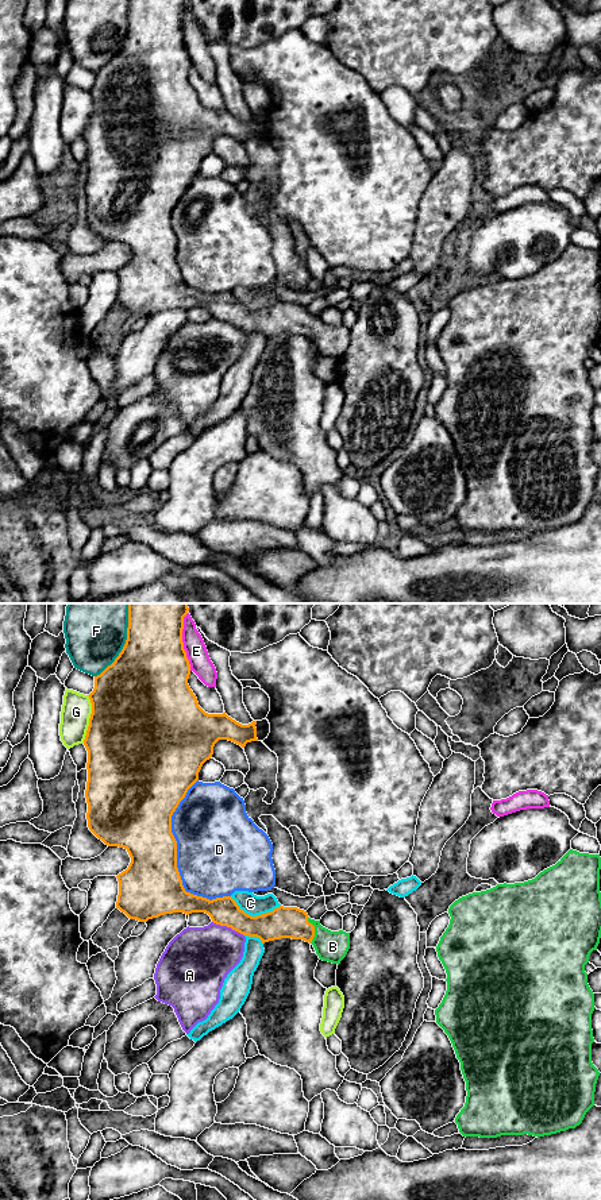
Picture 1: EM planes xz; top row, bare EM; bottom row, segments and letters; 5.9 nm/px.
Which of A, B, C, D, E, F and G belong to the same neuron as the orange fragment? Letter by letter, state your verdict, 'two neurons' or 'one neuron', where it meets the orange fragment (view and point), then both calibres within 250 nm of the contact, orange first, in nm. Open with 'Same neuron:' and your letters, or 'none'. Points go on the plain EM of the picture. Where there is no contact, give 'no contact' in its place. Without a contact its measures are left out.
Same neuron: B
A: two neurons; meets orange in xz at (228, 321); 170 nm thick on the orange side, 360 nm on the other
B: one neuron; meets orange in xz at (314, 325); 190 nm thick on the orange side, 190 nm on the other
C: two neurons; meets orange in xz at (254, 312); 190 nm thick on the orange side, 120 nm on the other
D: two neurons; meets orange in xz at (176, 243); 360 nm thick on the orange side, 500 nm on the other
E: two neurons; meets orange in xz at (181, 37); 440 nm thick on the orange side, 130 nm on the other
F: two neurons; meets orange in xz at (126, 38); 460 nm thick on the orange side, 360 nm on the other
G: two neurons; meets orange in xz at (89, 115); 500 nm thick on the orange side, 180 nm on the other

